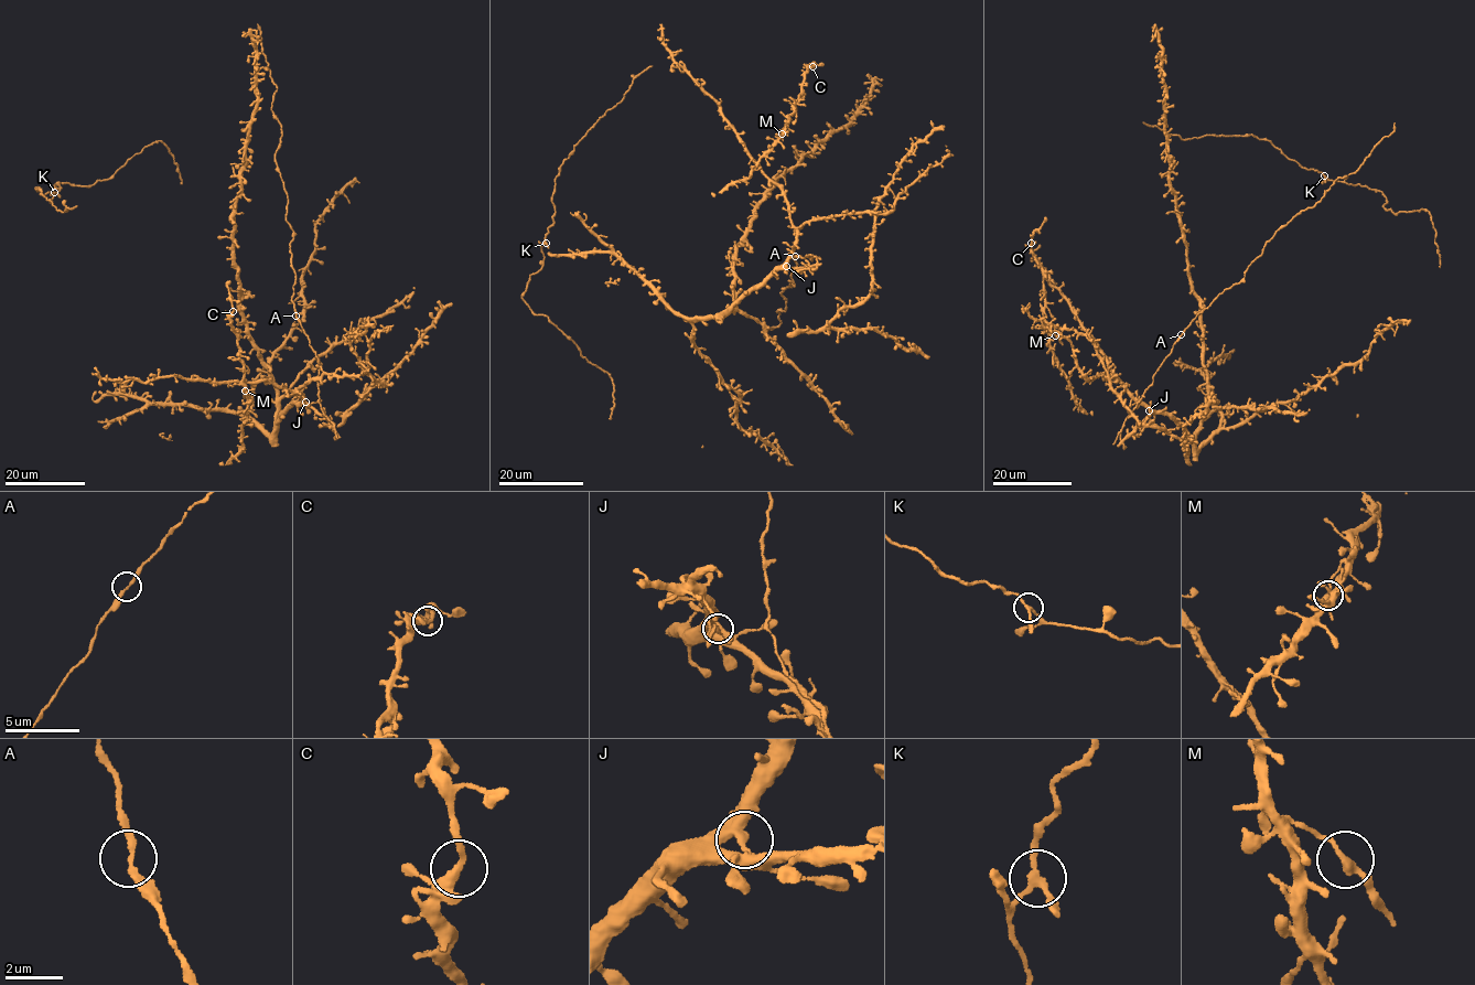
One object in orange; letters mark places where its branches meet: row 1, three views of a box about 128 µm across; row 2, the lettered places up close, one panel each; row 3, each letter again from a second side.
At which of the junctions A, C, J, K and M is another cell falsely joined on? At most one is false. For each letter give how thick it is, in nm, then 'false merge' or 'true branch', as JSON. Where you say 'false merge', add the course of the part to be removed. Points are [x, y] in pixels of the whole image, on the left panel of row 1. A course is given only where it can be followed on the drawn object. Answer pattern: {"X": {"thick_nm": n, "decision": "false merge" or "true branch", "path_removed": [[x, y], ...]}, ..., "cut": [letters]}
{"A": {"thick_nm": 200, "decision": "true branch"}, "C": {"thick_nm": 260, "decision": "true branch"}, "J": {"thick_nm": 320, "decision": "true branch"}, "K": {"thick_nm": 200, "decision": "true branch"}, "M": {"thick_nm": 240, "decision": "true branch"}, "cut": []}

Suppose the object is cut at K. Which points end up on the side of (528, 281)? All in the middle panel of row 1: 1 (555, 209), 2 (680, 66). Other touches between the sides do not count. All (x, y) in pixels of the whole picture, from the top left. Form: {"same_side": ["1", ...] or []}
{"same_side": ["2"]}

